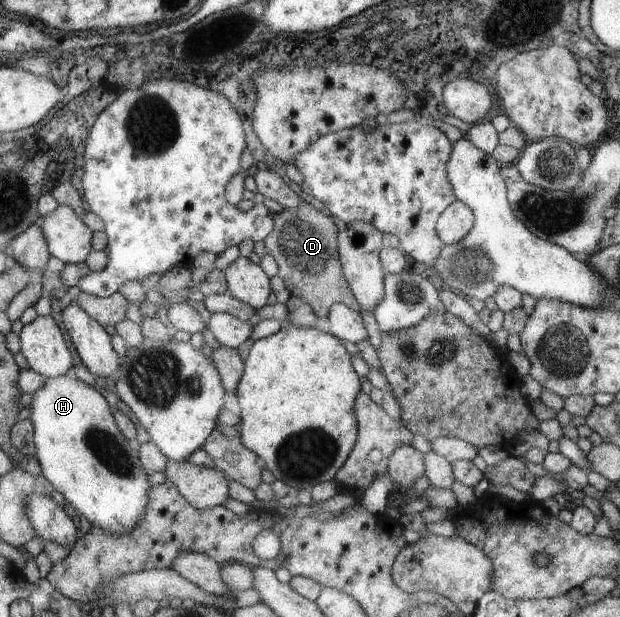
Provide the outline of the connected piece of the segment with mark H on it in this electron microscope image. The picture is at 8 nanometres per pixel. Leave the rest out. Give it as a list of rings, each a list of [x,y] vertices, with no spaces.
[[[71,372],[46,377],[44,385],[30,394],[28,421],[32,423],[34,454],[40,464],[41,474],[78,511],[77,514],[81,514],[91,525],[96,525],[112,535],[130,533],[146,513],[151,485],[148,485],[147,473],[140,465],[139,450],[134,449],[116,427],[104,397],[93,387],[72,376]]]

